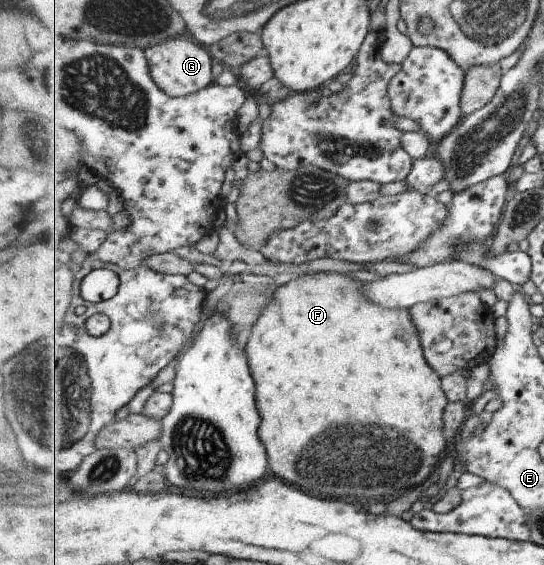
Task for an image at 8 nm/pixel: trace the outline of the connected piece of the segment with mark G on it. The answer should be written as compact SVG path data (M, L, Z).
M190 35L170 39L170 41L149 48L146 52L157 85L160 85L161 89L169 93L171 97L186 98L192 93L208 88L215 82L213 67L217 59L212 56L210 49L202 46Z

